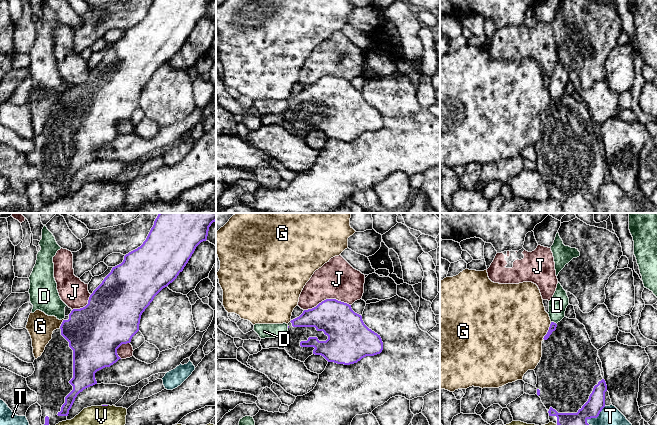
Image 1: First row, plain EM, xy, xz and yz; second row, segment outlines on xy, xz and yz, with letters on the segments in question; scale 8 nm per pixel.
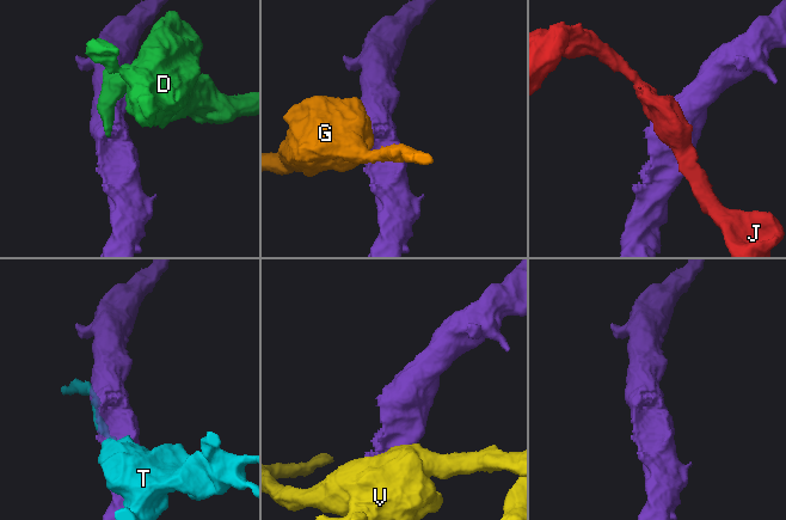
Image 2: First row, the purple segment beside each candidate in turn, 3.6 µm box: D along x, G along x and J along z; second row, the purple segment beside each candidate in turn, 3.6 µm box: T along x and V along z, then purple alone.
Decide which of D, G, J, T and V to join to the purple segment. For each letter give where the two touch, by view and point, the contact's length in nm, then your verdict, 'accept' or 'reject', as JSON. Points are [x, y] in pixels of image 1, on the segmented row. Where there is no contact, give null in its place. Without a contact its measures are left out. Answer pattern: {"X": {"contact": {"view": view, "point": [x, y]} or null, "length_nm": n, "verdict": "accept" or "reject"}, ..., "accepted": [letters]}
{"D": {"contact": {"view": "yz", "point": [553, 322]}, "length_nm": 50, "verdict": "reject"}, "G": {"contact": {"view": "yz", "point": [548, 331]}, "length_nm": 160, "verdict": "reject"}, "J": {"contact": {"view": "xz", "point": [327, 299]}, "length_nm": 380, "verdict": "reject"}, "T": {"contact": {"view": "yz", "point": [596, 417]}, "length_nm": 200, "verdict": "reject"}, "V": {"contact": {"view": "xy", "point": [105, 405]}, "length_nm": 60, "verdict": "reject"}, "accepted": []}

